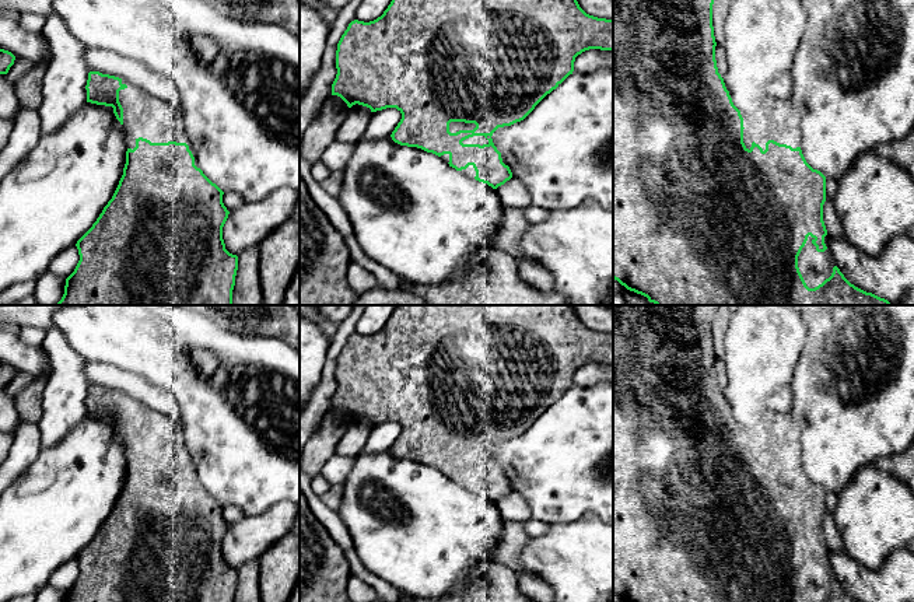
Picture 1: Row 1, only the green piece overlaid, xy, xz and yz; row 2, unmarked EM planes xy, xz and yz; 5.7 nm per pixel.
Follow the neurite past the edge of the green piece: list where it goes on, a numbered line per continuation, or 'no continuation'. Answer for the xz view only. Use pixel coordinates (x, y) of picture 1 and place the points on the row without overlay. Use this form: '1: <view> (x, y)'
1: xz (454, 440)

